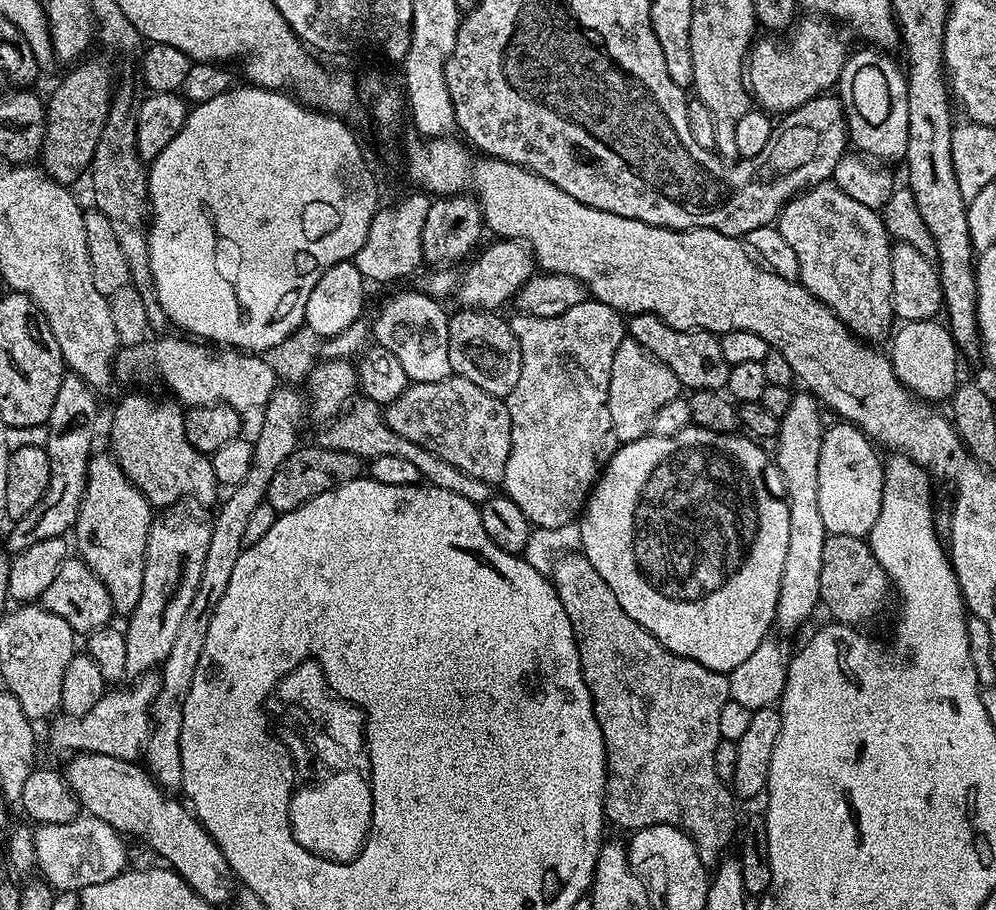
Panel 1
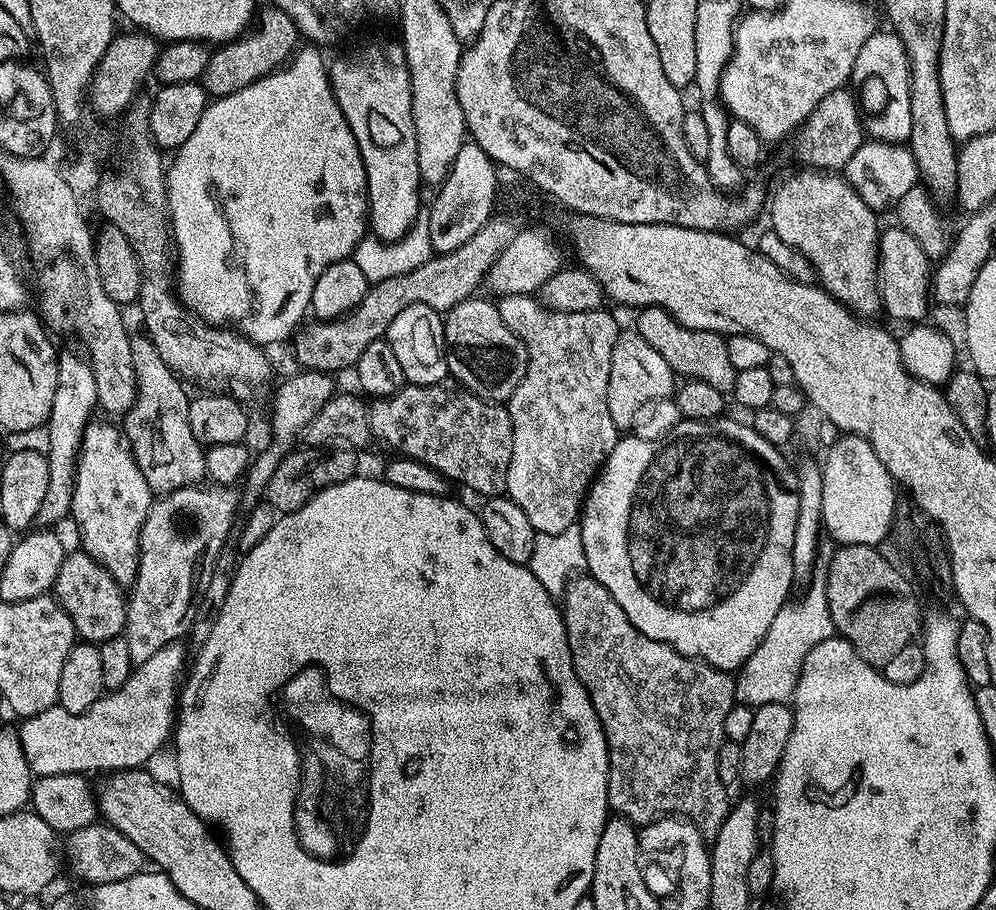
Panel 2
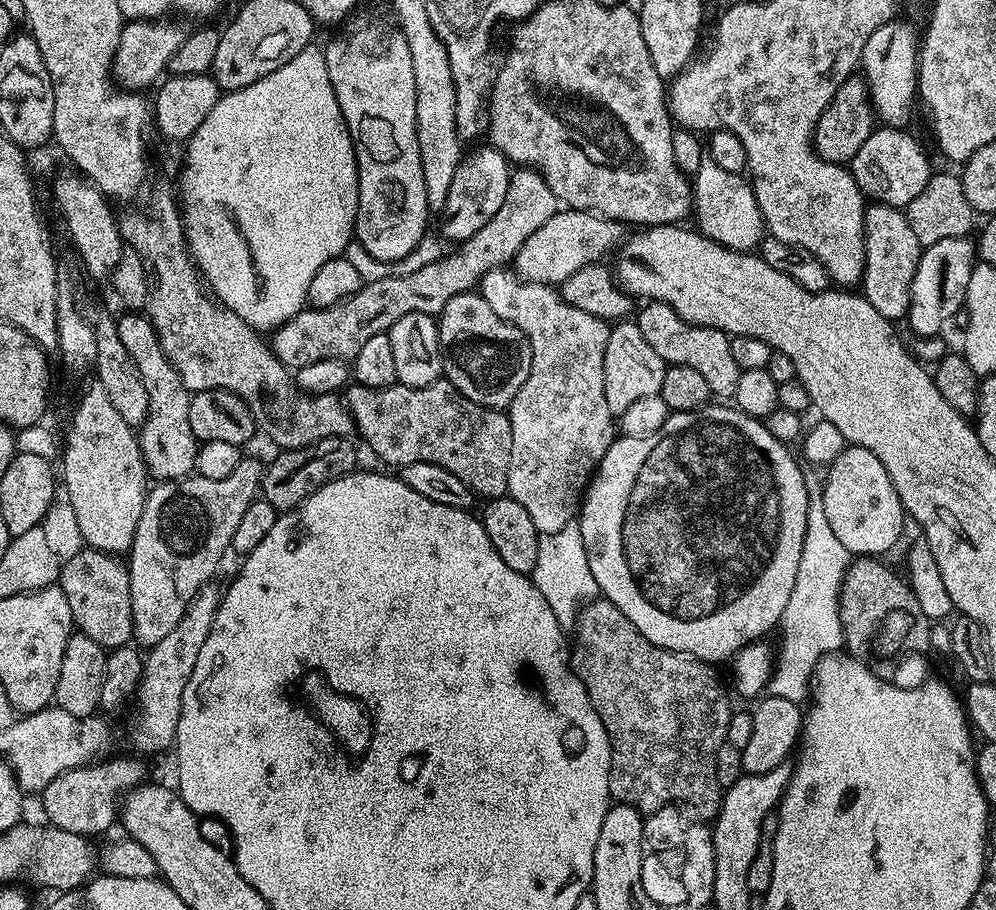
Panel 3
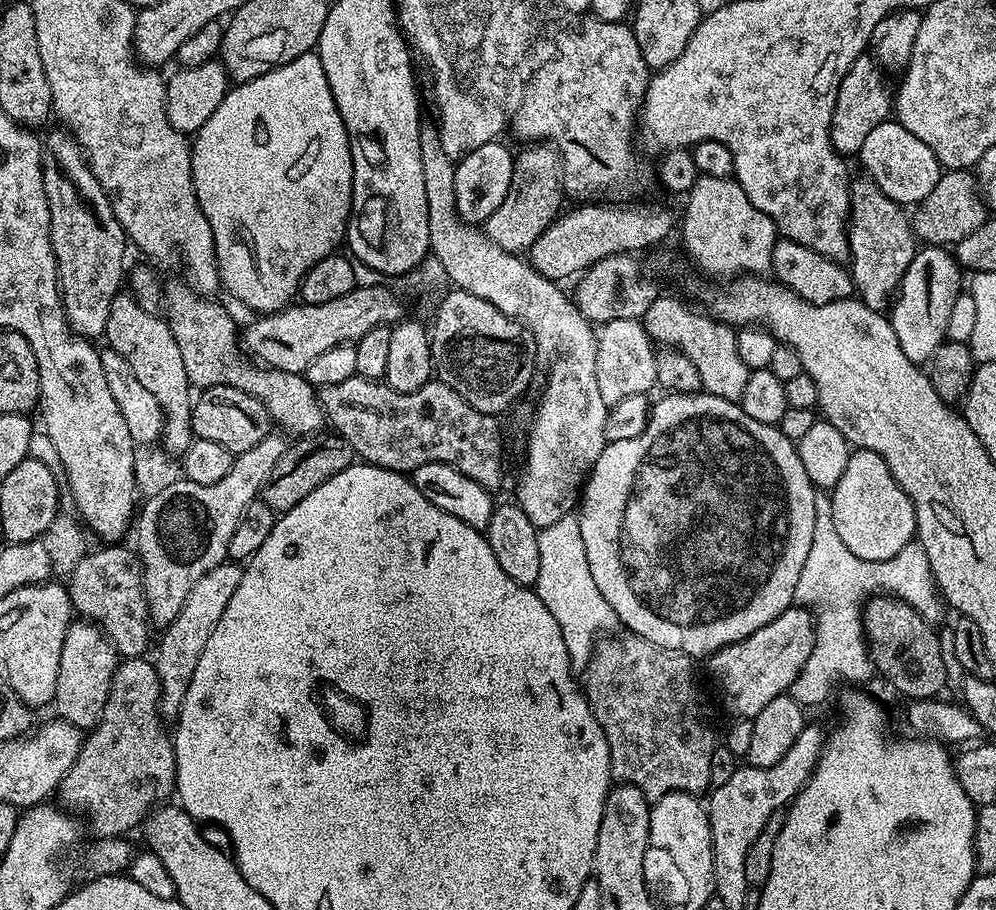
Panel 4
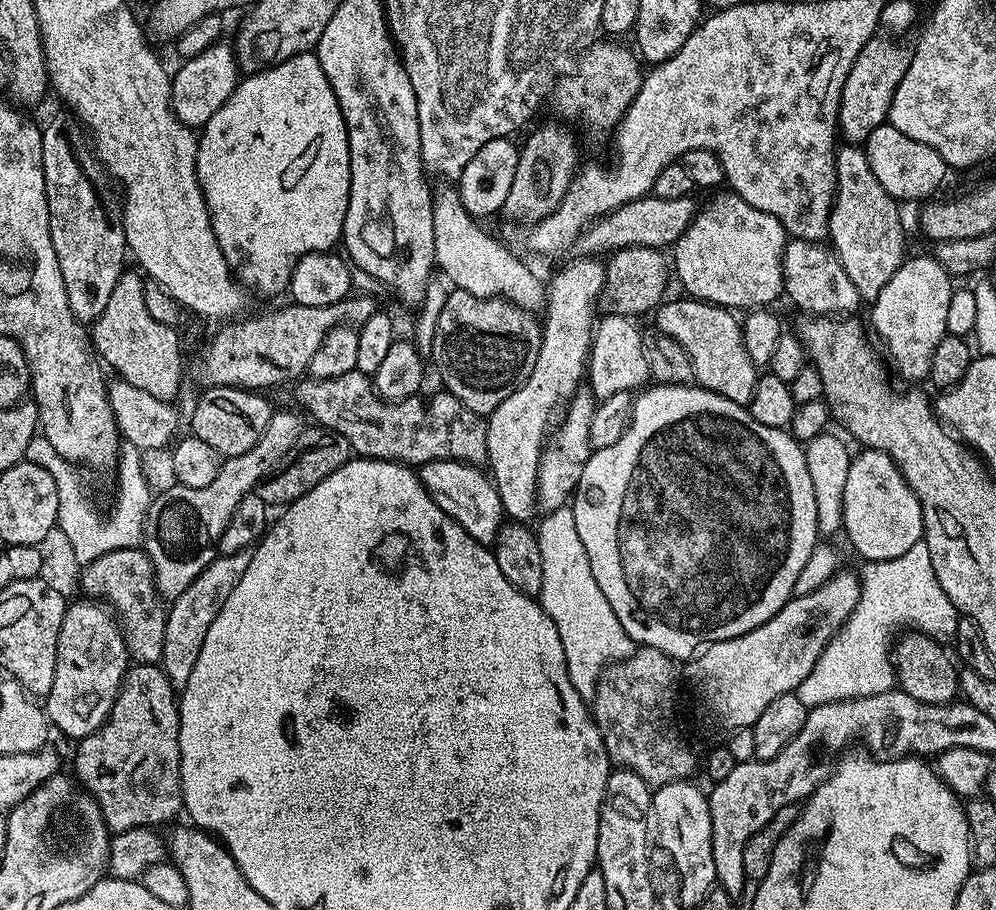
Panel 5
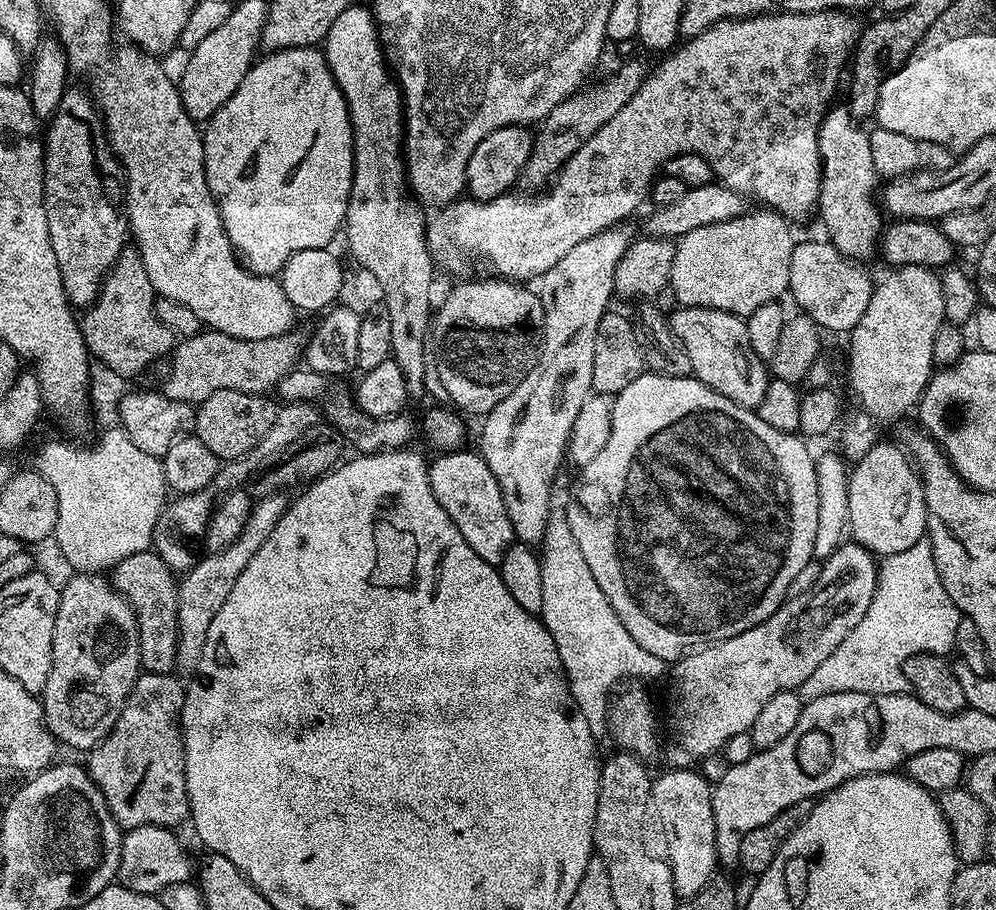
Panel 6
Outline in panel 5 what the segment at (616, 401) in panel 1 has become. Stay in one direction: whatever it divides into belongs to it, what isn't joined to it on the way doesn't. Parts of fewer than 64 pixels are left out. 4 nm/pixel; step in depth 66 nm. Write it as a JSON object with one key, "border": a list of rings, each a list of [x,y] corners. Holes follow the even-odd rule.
{"border":[[[611,314],[601,315],[595,321],[592,351],[588,353],[586,384],[597,401],[623,392],[635,393],[649,383],[650,377],[644,353],[644,332],[636,329],[636,324],[635,319]]]}

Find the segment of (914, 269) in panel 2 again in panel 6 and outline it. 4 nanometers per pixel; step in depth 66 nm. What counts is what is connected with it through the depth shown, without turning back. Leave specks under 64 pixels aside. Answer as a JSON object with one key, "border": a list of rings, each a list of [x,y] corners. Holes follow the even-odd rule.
{"border":[[[829,107],[824,113],[824,123],[818,130],[820,151],[820,202],[818,216],[824,219],[827,239],[848,259],[865,262],[875,257],[880,234],[886,220],[881,209],[872,205],[872,195],[877,195],[878,177],[874,170],[874,157],[870,154],[868,132],[858,123],[847,107]]]}

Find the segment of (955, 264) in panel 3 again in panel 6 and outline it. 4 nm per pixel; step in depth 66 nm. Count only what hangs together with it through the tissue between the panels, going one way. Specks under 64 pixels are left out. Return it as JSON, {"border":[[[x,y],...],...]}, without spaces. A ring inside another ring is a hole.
{"border":[[[911,264],[889,273],[881,284],[879,281],[873,287],[866,314],[862,314],[858,326],[854,326],[850,333],[852,341],[848,344],[848,388],[852,391],[857,406],[864,412],[854,413],[852,421],[839,429],[841,432],[838,448],[843,459],[848,462],[861,460],[878,443],[876,431],[879,430],[880,424],[888,424],[919,405],[920,396],[924,393],[924,387],[928,385],[934,371],[934,334],[938,334],[938,330],[946,323],[943,282],[933,269]]]}

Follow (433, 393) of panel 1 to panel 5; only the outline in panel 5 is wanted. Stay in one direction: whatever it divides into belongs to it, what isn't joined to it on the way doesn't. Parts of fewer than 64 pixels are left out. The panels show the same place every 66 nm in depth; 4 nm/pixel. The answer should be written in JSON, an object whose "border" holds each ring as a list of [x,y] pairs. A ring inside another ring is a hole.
{"border":[[[358,371],[325,380],[304,378],[296,386],[296,400],[301,404],[299,407],[309,417],[312,415],[317,425],[342,434],[342,438],[350,442],[357,457],[393,460],[396,464],[409,466],[435,460],[487,465],[487,419],[462,406],[462,402],[458,402],[458,398],[454,398],[447,390],[439,390],[425,400],[420,394],[405,400],[384,400],[376,395],[373,381]]]}

